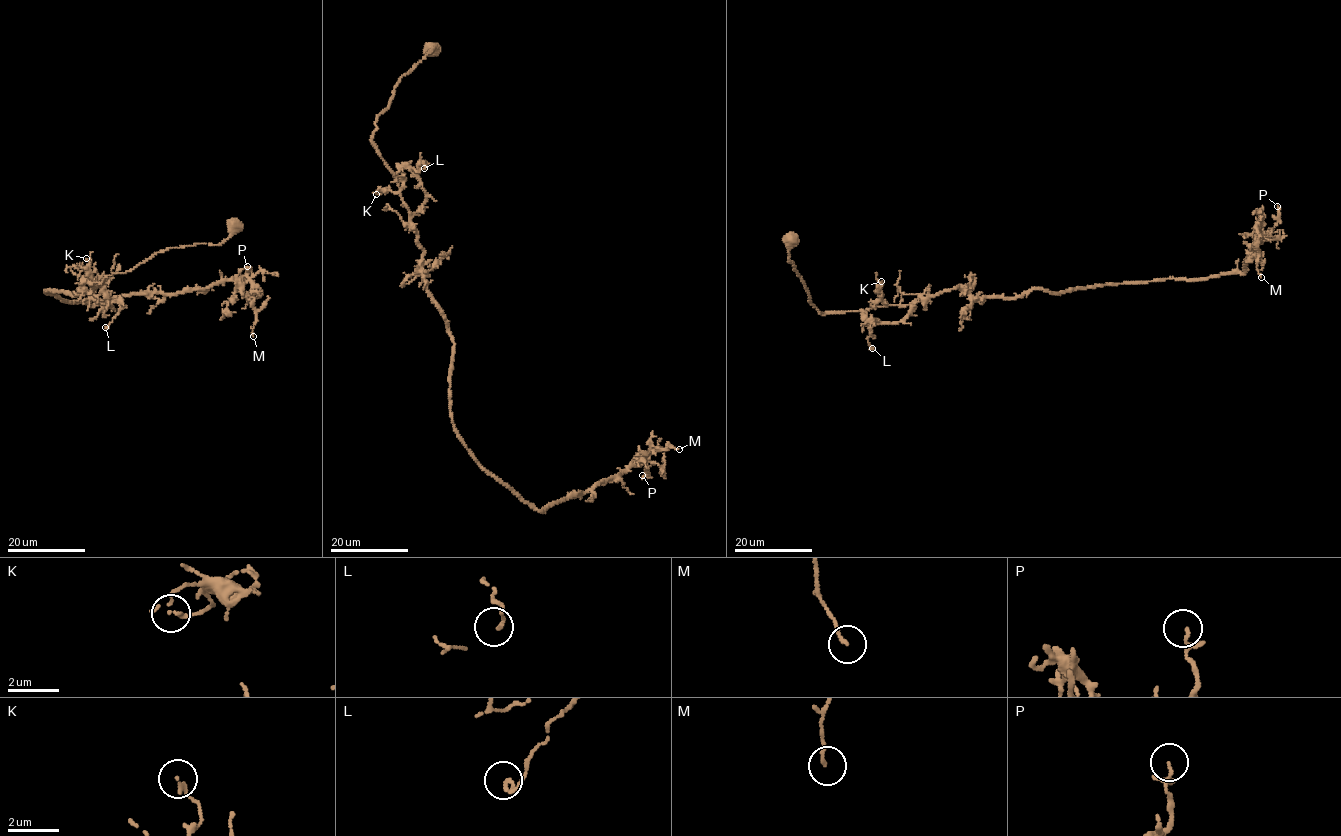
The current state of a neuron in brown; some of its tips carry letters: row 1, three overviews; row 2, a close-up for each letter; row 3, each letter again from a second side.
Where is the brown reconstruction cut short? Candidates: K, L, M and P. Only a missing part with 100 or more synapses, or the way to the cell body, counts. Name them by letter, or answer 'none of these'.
none of these

